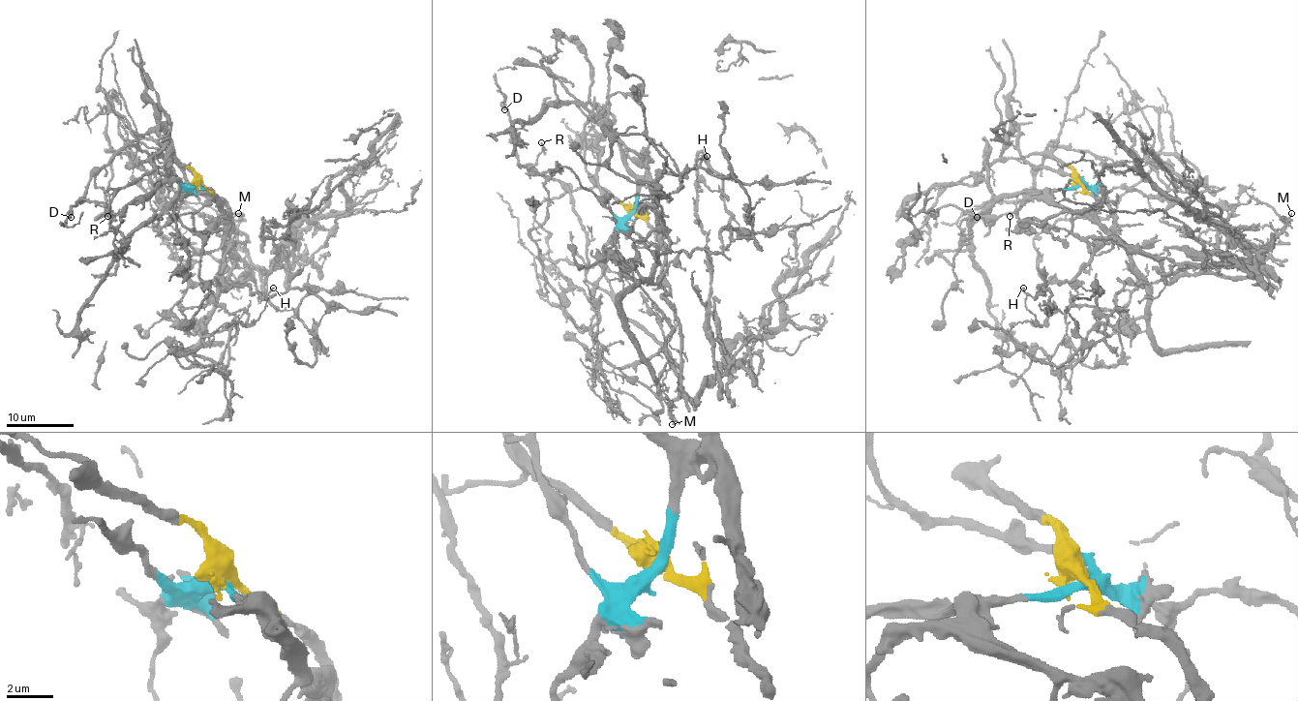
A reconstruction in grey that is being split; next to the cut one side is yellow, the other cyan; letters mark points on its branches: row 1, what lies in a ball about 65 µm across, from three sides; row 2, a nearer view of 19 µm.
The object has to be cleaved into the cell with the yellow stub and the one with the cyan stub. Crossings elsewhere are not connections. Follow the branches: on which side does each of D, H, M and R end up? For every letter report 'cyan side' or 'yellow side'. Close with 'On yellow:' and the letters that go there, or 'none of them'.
D: yellow side
H: cyan side
M: yellow side
R: yellow side
On yellow: D, M, R

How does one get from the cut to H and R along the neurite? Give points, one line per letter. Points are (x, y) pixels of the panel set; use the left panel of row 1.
H: (196, 180), (221, 205), (231, 248), (218, 279), (231, 286), (246, 286), (263, 299), (273, 287)
R: (196, 180), (190, 168), (139, 142), (128, 144), (95, 176), (95, 185), (108, 196), (110, 209), (107, 216)

